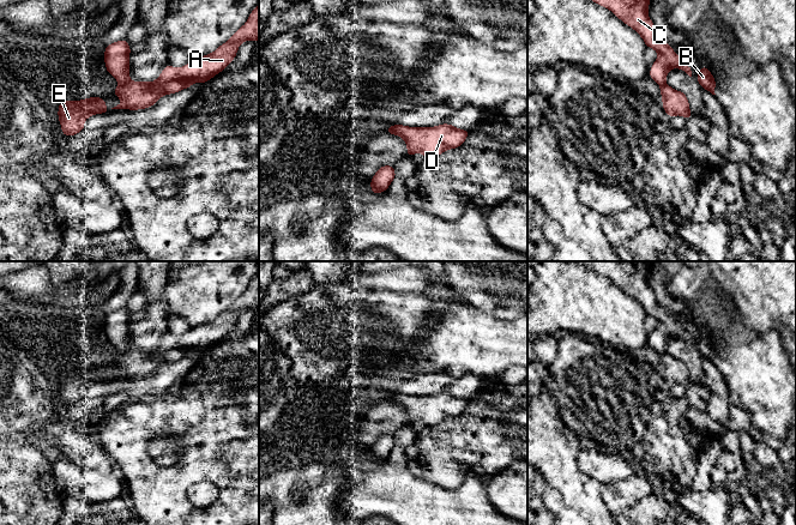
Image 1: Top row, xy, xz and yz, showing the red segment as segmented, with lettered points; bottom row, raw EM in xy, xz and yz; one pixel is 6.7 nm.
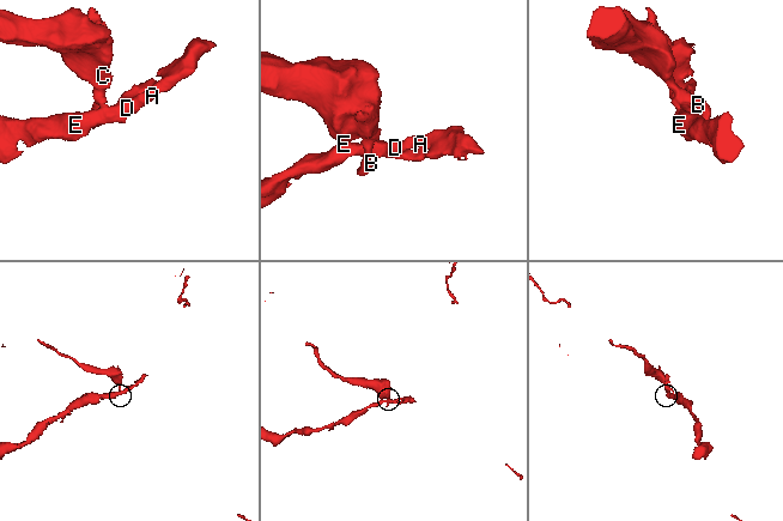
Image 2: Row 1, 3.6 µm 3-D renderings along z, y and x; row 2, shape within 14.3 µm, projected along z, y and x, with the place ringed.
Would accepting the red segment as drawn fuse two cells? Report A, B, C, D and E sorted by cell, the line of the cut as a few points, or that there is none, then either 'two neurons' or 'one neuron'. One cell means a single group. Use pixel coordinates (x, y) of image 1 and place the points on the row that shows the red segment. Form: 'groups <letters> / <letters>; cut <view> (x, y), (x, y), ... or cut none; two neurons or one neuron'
groups A D E / B C; cut xy (130, 80), (125, 84), (119, 84); two neurons

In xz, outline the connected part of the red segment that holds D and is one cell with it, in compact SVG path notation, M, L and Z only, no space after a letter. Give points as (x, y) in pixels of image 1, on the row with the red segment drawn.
M448 123L435 127L397 125L387 127L385 132L399 135L405 140L408 145L405 155L412 157L416 152L421 152L424 158L432 158L450 149L459 147L470 134L470 131L459 129Z

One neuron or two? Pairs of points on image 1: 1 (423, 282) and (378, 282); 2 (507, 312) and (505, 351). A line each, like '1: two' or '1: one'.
1: one
2: two

